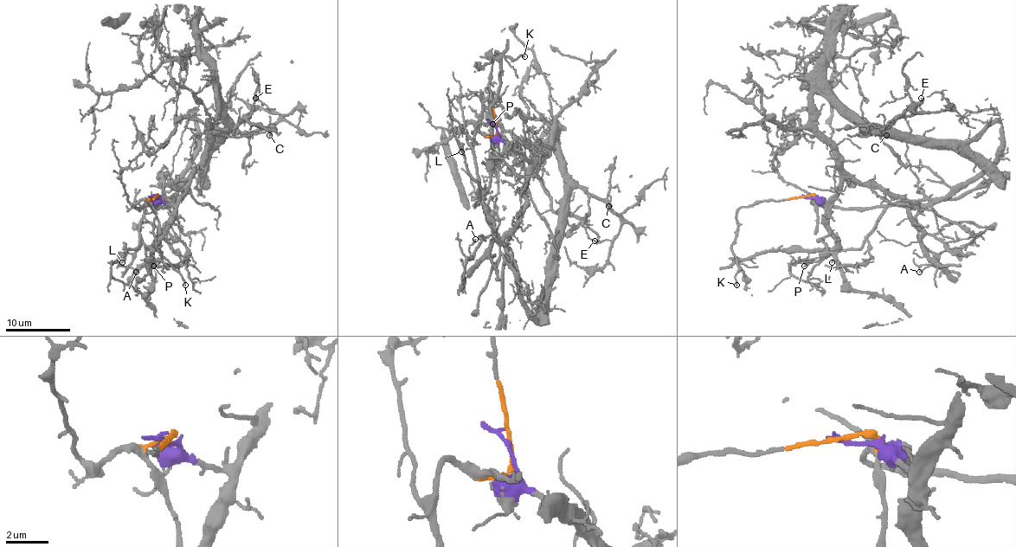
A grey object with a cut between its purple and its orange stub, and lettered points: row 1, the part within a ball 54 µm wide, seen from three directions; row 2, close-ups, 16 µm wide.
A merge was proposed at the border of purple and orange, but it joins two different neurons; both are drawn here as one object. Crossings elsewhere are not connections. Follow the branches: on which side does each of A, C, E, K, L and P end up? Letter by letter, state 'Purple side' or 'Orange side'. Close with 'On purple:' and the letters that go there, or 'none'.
A: Orange side
C: Purple side
E: Purple side
K: Orange side
L: Orange side
P: Purple side
On purple: C, E, P

